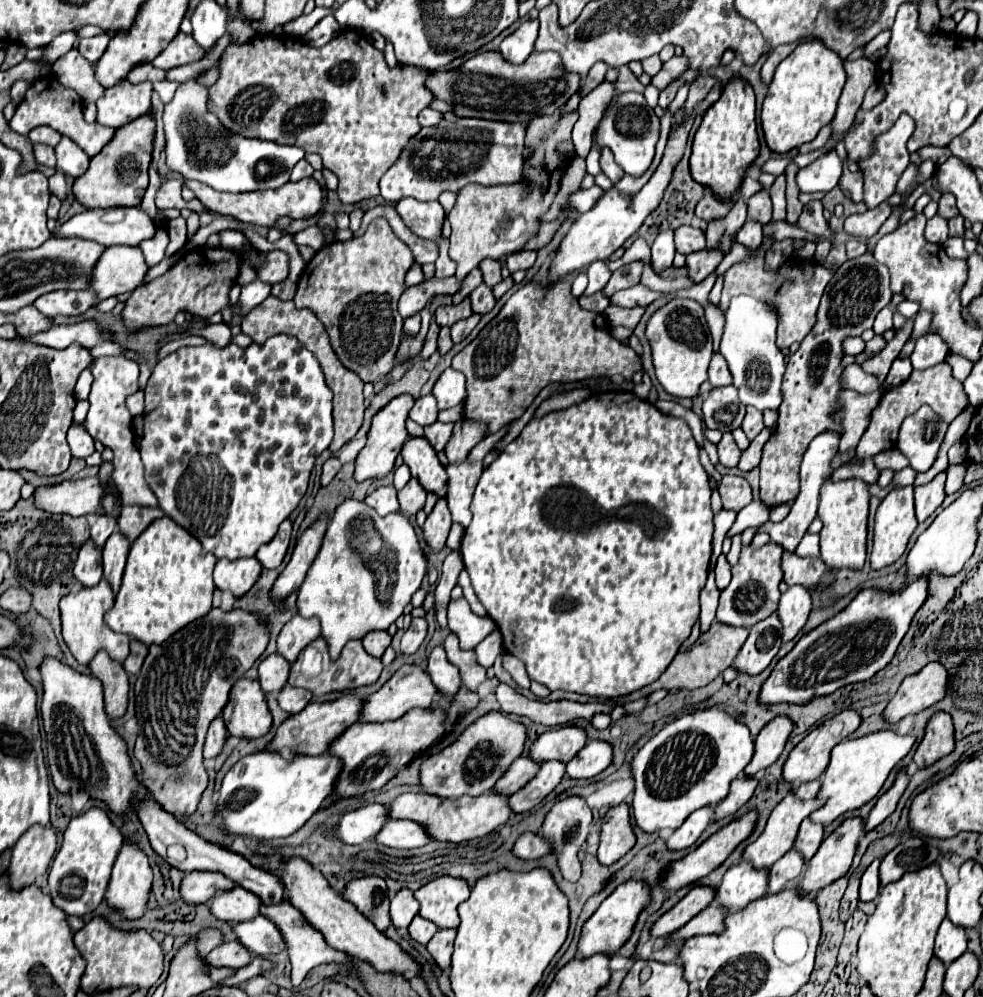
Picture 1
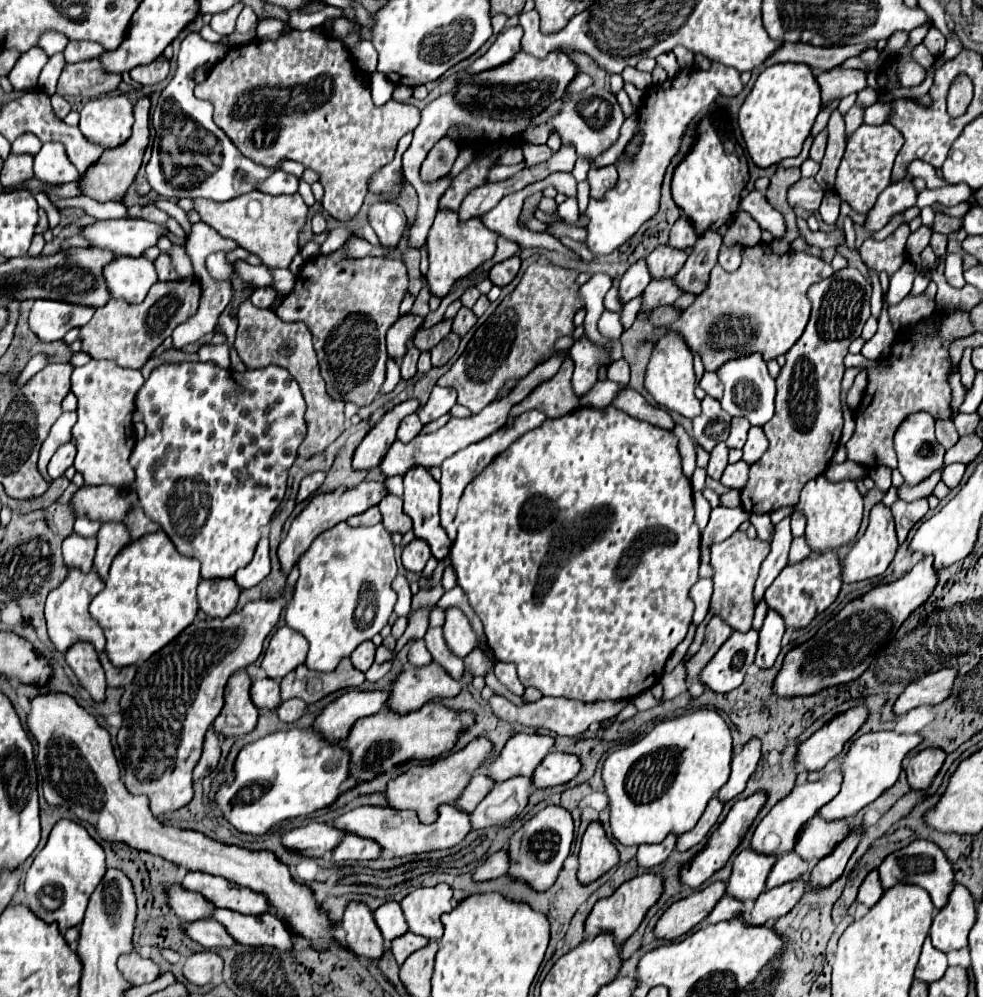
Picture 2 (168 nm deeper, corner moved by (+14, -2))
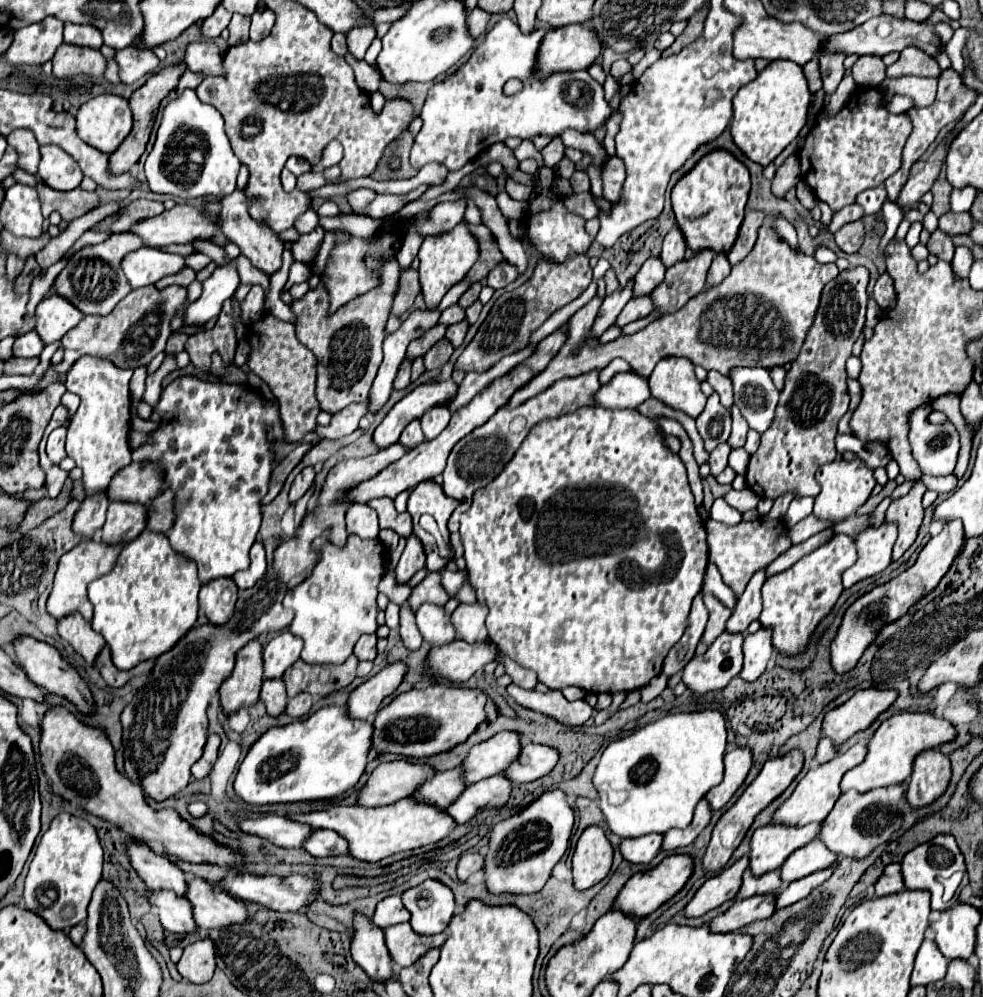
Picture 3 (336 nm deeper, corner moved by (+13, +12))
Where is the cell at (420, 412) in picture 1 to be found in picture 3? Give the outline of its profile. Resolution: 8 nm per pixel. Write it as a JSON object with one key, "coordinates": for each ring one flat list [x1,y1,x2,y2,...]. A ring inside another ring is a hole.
{"coordinates":[[411,421,411,423,407,425,407,429,401,433,401,439,399,439,399,441,403,441,403,445,405,445,407,449,413,449,413,447,417,447,419,443,423,443,425,437,423,437,423,431,421,431,419,421]]}

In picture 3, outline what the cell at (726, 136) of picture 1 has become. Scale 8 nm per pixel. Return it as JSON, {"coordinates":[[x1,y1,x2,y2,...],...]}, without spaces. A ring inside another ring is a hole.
{"coordinates":[[713,149,703,159,699,159,699,163,689,173,685,173,675,183,675,187,671,191,671,201,673,201,673,211,675,211,675,217,677,217,677,225,685,235,687,247,691,247,693,251,701,251,705,247,709,247,713,251,729,251,735,237,737,237,743,215,745,215,745,203,747,203,749,189,751,189,749,169,727,149]]}

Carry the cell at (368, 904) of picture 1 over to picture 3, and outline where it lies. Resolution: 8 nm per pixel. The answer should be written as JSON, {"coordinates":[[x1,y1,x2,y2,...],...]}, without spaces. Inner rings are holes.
{"coordinates":[[355,911,353,915,351,957,371,979,387,981,393,977,393,963,391,955,387,953,383,931,359,911]]}

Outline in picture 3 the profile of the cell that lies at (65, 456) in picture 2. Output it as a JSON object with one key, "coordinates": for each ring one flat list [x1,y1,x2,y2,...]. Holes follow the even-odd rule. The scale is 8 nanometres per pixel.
{"coordinates":[[57,427,51,435,49,435,49,441,47,441,47,455,49,459,57,465,61,459,67,457,65,453,65,435,67,435,67,429,65,427]]}

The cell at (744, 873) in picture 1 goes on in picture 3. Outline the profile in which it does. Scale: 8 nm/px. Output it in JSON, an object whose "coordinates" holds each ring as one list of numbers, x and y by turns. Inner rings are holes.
{"coordinates":[[811,823,805,827,765,825,755,829,751,837,751,853,749,853,751,873,759,875,781,867,783,861,795,849,813,841,817,831,819,831,819,823]]}

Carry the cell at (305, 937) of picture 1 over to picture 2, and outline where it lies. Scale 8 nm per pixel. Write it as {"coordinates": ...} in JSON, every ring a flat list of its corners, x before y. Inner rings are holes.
{"coordinates":[[214,909,210,919,218,921,226,933,240,945,264,947,272,945,280,951,290,951,290,931,276,915,242,915,230,909]]}

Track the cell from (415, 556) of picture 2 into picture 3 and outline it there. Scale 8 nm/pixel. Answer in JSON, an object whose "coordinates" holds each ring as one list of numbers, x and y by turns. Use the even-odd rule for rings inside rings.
{"coordinates":[[411,535,407,539,405,551,403,551,403,555,401,555,399,563,397,563,397,569,395,569,397,571,397,581,399,583,407,583,415,575,415,571,419,571,423,567,425,567,423,545,421,545,421,541,415,535]]}

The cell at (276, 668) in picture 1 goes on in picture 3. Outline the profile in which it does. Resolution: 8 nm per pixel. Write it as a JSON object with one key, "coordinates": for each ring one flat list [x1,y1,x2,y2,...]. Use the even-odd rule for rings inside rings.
{"coordinates":[[263,679,261,685,261,701,267,705,269,715,279,715,285,711,287,705,287,693,283,679]]}

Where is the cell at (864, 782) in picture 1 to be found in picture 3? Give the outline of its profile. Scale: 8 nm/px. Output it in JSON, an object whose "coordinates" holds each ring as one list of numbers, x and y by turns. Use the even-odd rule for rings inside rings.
{"coordinates":[[897,713,885,719,879,725,879,729,871,735,871,739,867,741,867,757,863,759,863,763,855,765,843,775,841,793,845,793,847,789,855,789,863,793,875,787,889,787,907,781,917,753,939,747,941,743,947,743,953,737,955,737,955,729,945,719,937,719,931,713]]}

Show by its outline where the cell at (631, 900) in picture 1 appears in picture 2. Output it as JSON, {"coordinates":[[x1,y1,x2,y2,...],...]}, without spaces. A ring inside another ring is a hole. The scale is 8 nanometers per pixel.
{"coordinates":[[654,873,638,875,638,877,622,883,622,885,614,891,614,895,612,895,610,899,600,899,600,901,594,905,592,913,590,913,588,919,586,919,586,935,588,935,588,937,596,937,596,935,608,931,608,933,614,935,616,943,622,945,622,943,638,929,638,925,642,923,642,919,644,919,644,915,648,913,648,909,656,905,656,901,658,901,660,895,662,895,662,887,664,887,664,879,662,879,660,875,654,875]]}

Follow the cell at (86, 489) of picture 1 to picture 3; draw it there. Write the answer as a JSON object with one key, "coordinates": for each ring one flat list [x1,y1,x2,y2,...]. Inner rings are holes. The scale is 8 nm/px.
{"coordinates":[[129,463,115,473,107,487,107,497,117,501,147,503,163,491,163,475,153,463]]}

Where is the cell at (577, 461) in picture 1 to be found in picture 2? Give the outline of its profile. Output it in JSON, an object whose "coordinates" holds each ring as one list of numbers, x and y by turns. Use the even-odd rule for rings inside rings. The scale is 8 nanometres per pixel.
{"coordinates":[[580,407,562,419,546,419,542,427,522,435,522,439,498,455,498,459,494,459,494,463,474,483,470,483,470,487,466,487,456,515,458,537,450,551,452,567,456,571,458,585,468,595,472,609,484,625,488,647,494,651,498,661,516,665,518,679,524,683,524,687,536,687,548,697,566,697,577,701,620,701,632,699,646,689,652,689,660,681,668,657,684,641,692,623,694,603,688,593,698,579,700,567,700,529,694,523,692,485,682,473,676,445,678,439,672,431,634,419,620,409,610,407,606,411,596,411,590,407],[574,521,584,521,580,527,588,527,572,529,570,523]]}

